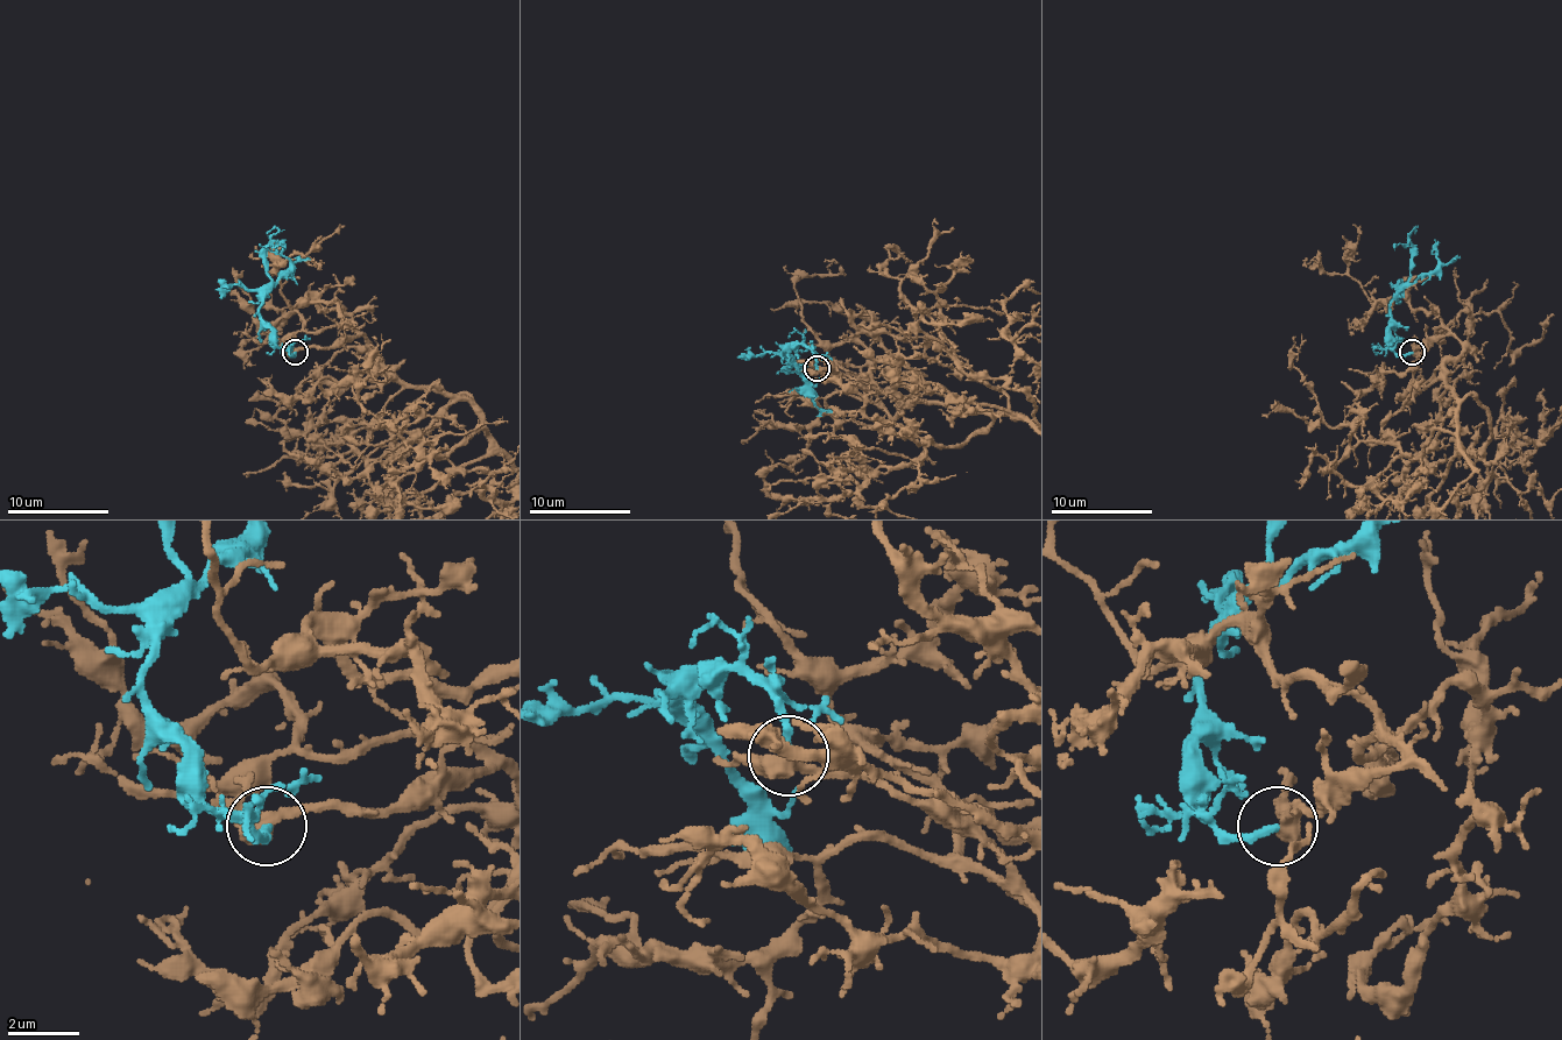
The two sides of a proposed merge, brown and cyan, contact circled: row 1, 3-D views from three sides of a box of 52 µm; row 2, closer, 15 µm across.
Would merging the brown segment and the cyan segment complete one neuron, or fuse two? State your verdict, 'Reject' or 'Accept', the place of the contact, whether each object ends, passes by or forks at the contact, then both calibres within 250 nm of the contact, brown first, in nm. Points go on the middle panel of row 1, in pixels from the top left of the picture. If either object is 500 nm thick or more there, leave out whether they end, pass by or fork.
Accept. Place: (817, 368). At the ring brown forks. At the ring cyan ends. Thickness 380 nm (brown) against 240 nm

